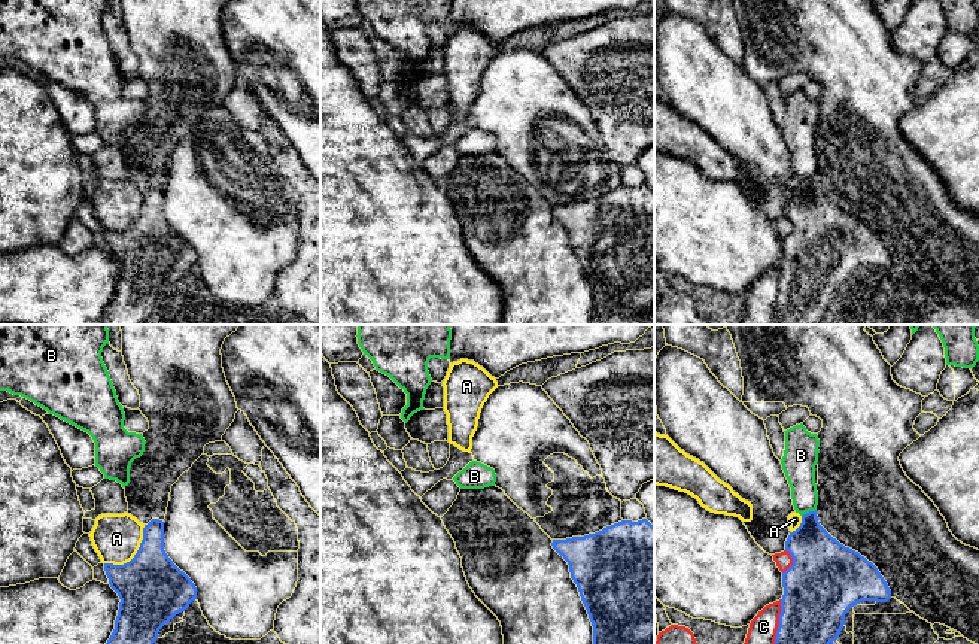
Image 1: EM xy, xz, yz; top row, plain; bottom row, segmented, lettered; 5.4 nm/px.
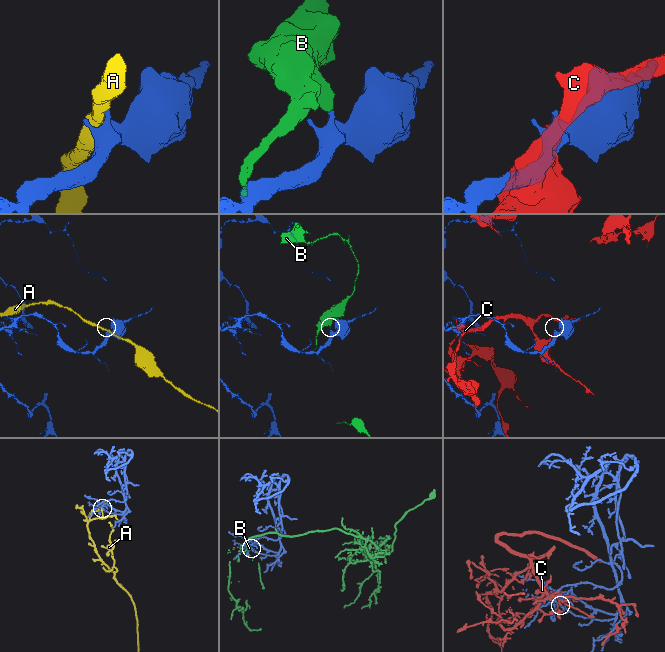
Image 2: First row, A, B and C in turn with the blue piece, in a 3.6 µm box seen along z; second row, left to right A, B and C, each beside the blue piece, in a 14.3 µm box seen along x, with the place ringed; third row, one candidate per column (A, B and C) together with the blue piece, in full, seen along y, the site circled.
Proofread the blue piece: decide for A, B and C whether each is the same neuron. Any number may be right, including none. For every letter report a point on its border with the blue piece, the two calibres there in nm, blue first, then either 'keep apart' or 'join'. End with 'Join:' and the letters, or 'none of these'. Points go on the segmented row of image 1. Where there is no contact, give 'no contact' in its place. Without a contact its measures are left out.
A: xy (134, 555) | 360/260 nm | keep apart
B: yz (809, 512) | 280/170 nm | keep apart
C: yz (780, 622) | 360/150 nm | keep apart
Join: none of these

